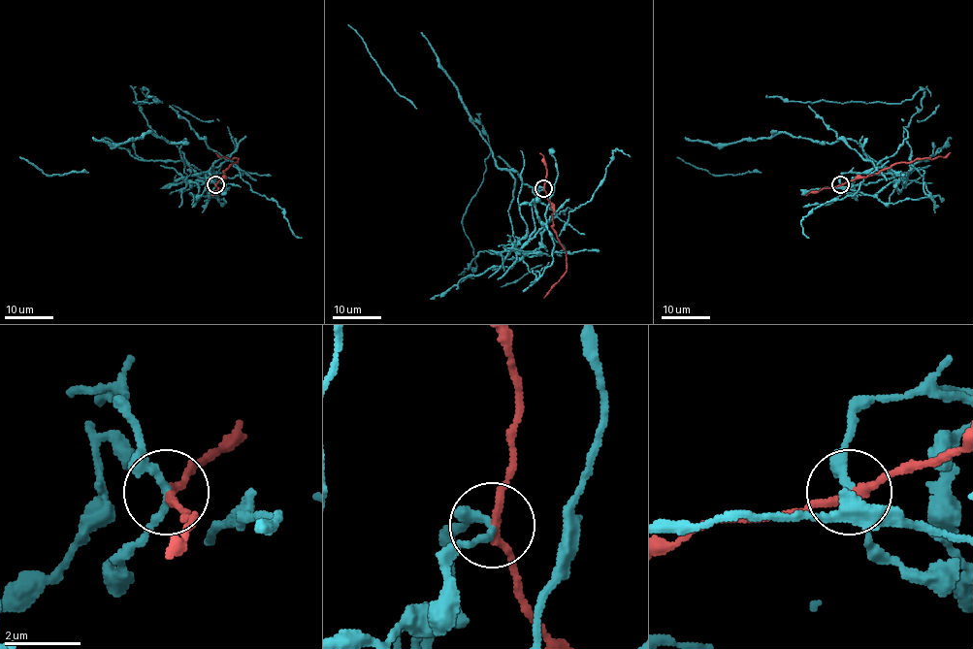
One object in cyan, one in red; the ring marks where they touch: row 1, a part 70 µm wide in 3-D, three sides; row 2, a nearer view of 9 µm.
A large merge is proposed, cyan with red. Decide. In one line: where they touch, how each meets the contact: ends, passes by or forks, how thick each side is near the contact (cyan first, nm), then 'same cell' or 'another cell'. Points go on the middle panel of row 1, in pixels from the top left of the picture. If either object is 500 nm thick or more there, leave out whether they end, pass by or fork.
place (543, 188); cyan passes by; red passes by; calibres 200 and 220 nm; another cell

